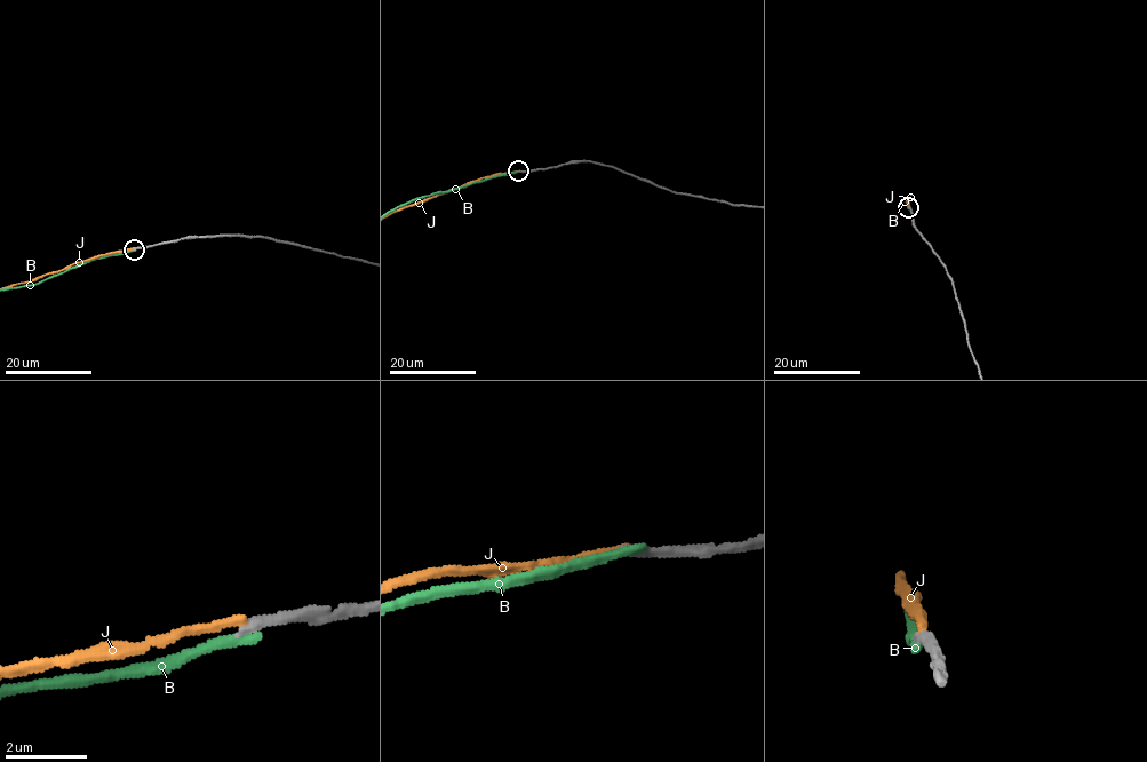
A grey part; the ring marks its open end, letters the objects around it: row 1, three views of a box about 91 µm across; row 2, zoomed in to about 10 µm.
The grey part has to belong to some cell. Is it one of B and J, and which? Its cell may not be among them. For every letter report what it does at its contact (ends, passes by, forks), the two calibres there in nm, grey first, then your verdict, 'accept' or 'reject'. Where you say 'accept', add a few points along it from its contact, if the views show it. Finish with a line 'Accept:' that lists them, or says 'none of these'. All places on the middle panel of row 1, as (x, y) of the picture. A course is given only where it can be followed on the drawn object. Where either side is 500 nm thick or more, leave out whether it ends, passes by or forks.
B: it ends | 260/260 nm | reject
J: it ends | 240/240 nm | reject
Accept: none of these

